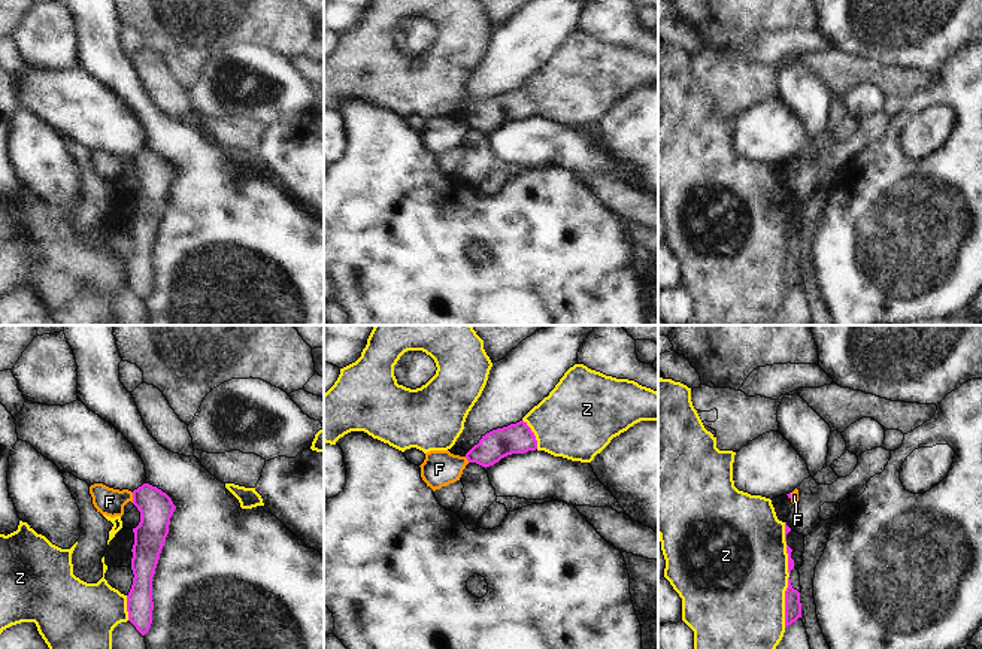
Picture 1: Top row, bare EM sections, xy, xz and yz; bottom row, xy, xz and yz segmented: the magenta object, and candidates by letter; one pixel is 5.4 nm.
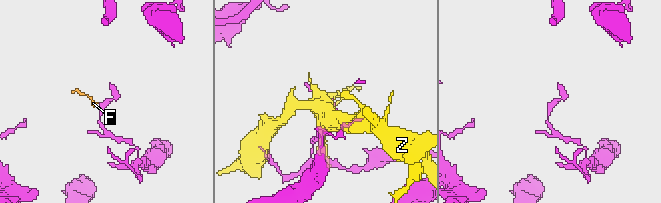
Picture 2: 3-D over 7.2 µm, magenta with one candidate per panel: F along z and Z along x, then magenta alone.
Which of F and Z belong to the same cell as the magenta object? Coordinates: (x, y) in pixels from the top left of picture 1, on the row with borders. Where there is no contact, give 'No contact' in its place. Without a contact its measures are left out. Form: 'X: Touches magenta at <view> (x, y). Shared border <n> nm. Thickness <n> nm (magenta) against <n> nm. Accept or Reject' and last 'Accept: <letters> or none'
F: Touches magenta at xy (133, 497). Shared border 60 nm. Thickness 180 nm (magenta) against 150 nm. Reject
Z: Touches magenta at yz (785, 602). Shared border 280 nm. Thickness 100 nm (magenta) against 500 nm. Reject
Accept: none

